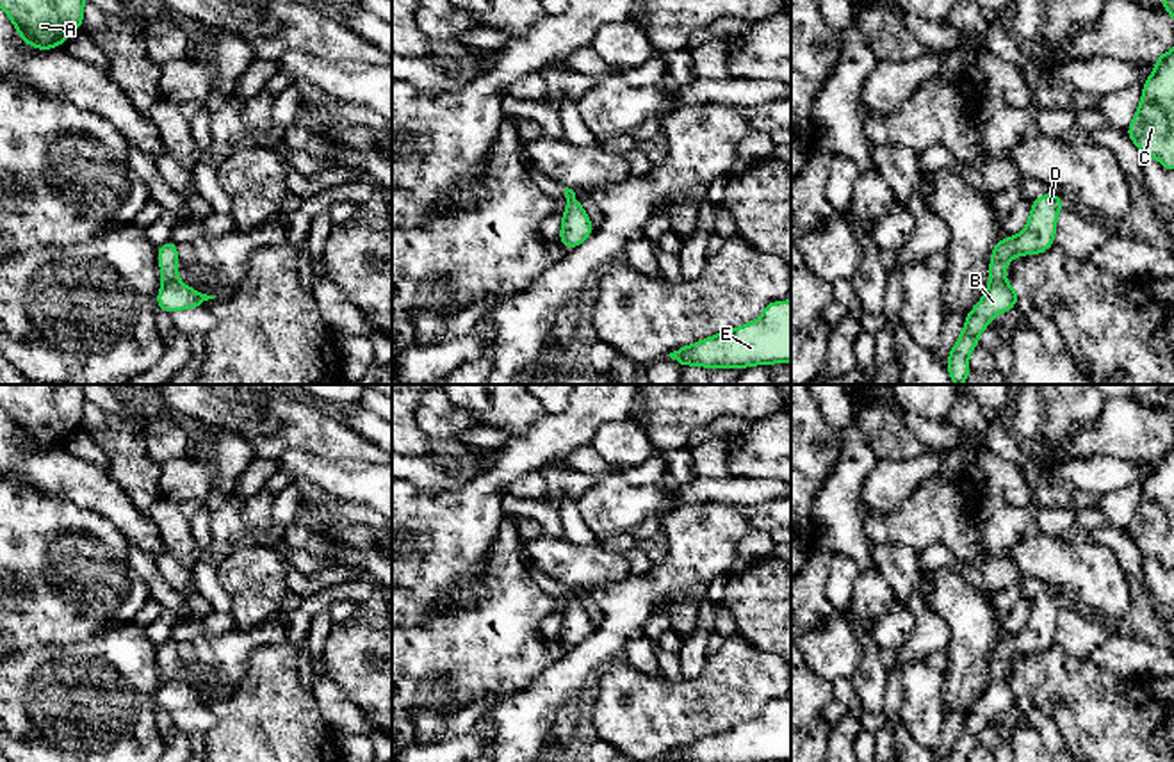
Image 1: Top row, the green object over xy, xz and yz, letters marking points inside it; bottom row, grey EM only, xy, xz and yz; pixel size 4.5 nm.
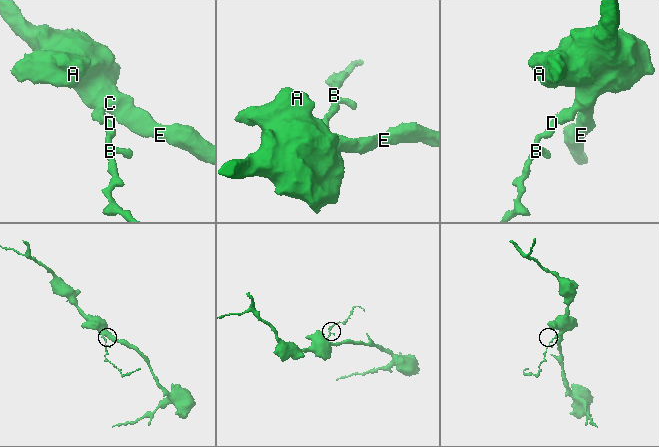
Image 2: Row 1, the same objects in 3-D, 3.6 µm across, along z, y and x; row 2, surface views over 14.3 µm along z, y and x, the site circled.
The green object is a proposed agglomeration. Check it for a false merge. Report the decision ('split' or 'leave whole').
leave whole

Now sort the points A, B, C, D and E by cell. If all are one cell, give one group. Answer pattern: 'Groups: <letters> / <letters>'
Groups: A B C D E

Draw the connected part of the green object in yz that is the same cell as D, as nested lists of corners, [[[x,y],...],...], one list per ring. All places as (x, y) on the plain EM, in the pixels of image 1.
[[[1046,591],[1030,602],[1031,611],[1024,628],[1008,637],[998,637],[989,662],[989,685],[985,694],[966,714],[964,728],[950,750],[944,762],[967,762],[969,753],[978,744],[978,735],[989,721],[1001,710],[1017,705],[1019,691],[1005,678],[1007,662],[1014,655],[1040,653],[1055,644],[1056,616],[1064,598],[1055,591]]]

